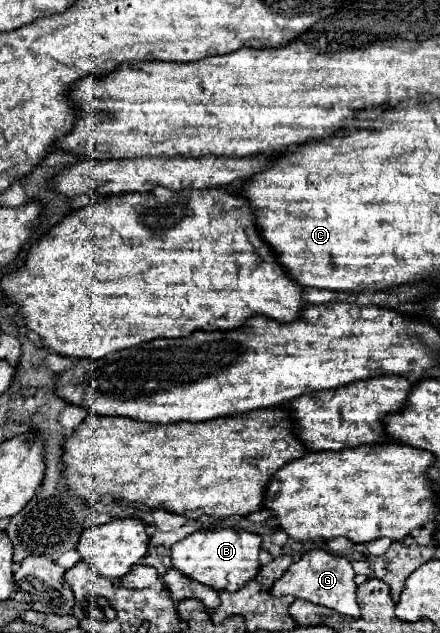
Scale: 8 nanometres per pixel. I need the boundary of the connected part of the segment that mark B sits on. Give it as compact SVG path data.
M219 528L219 530L199 530L171 546L171 562L181 574L197 580L217 592L237 592L241 584L249 582L259 572L259 550L261 536L245 530Z

